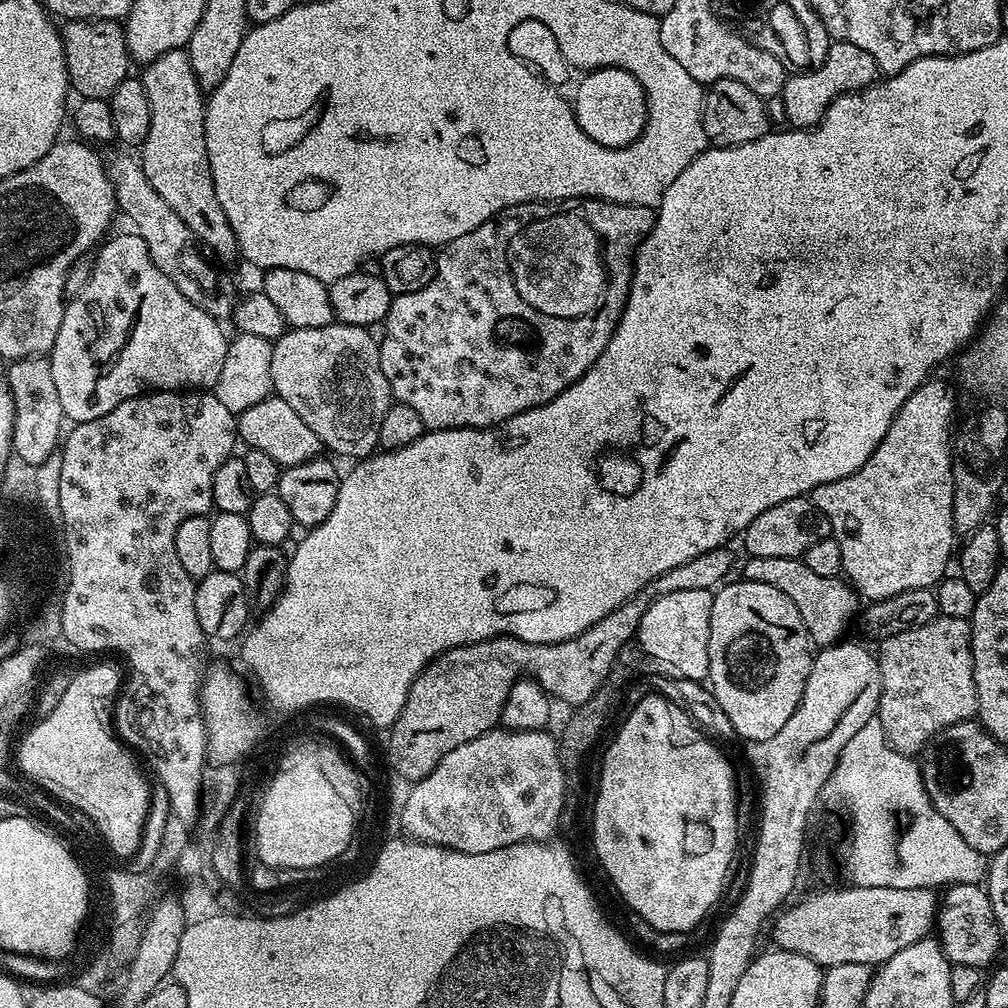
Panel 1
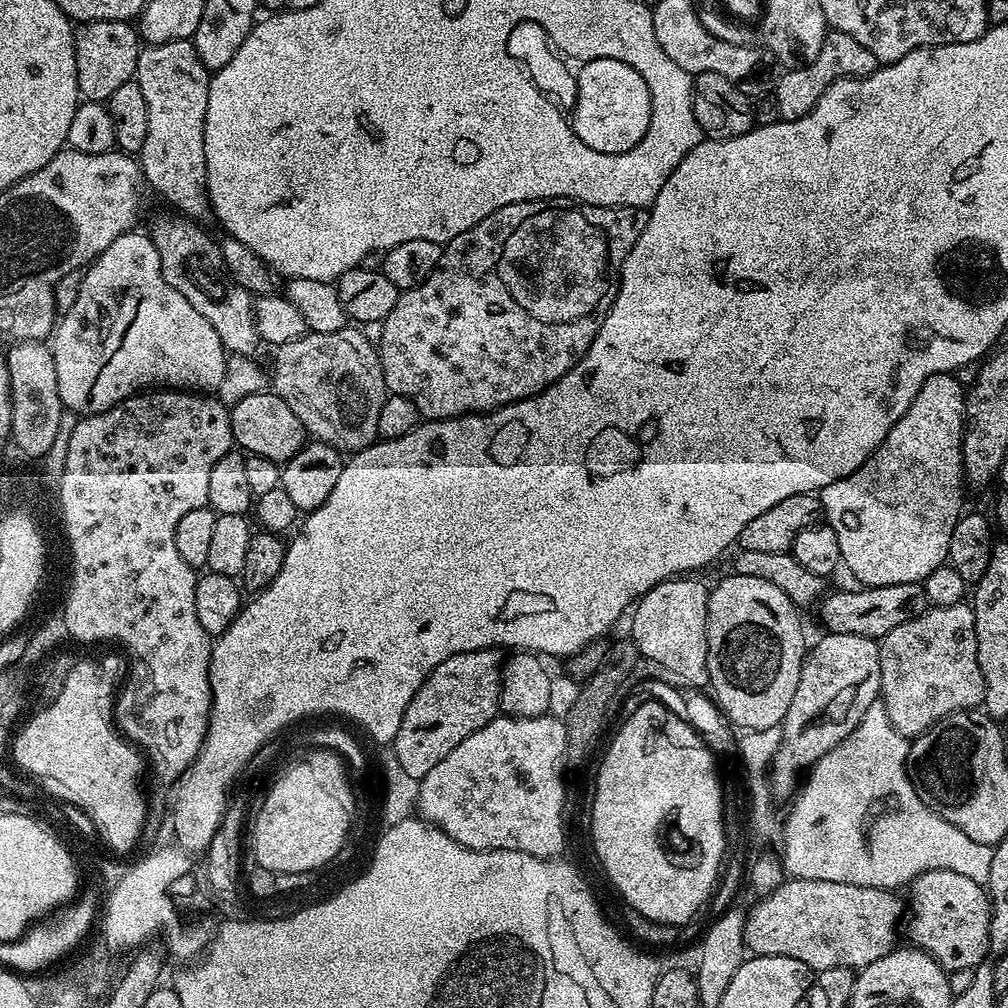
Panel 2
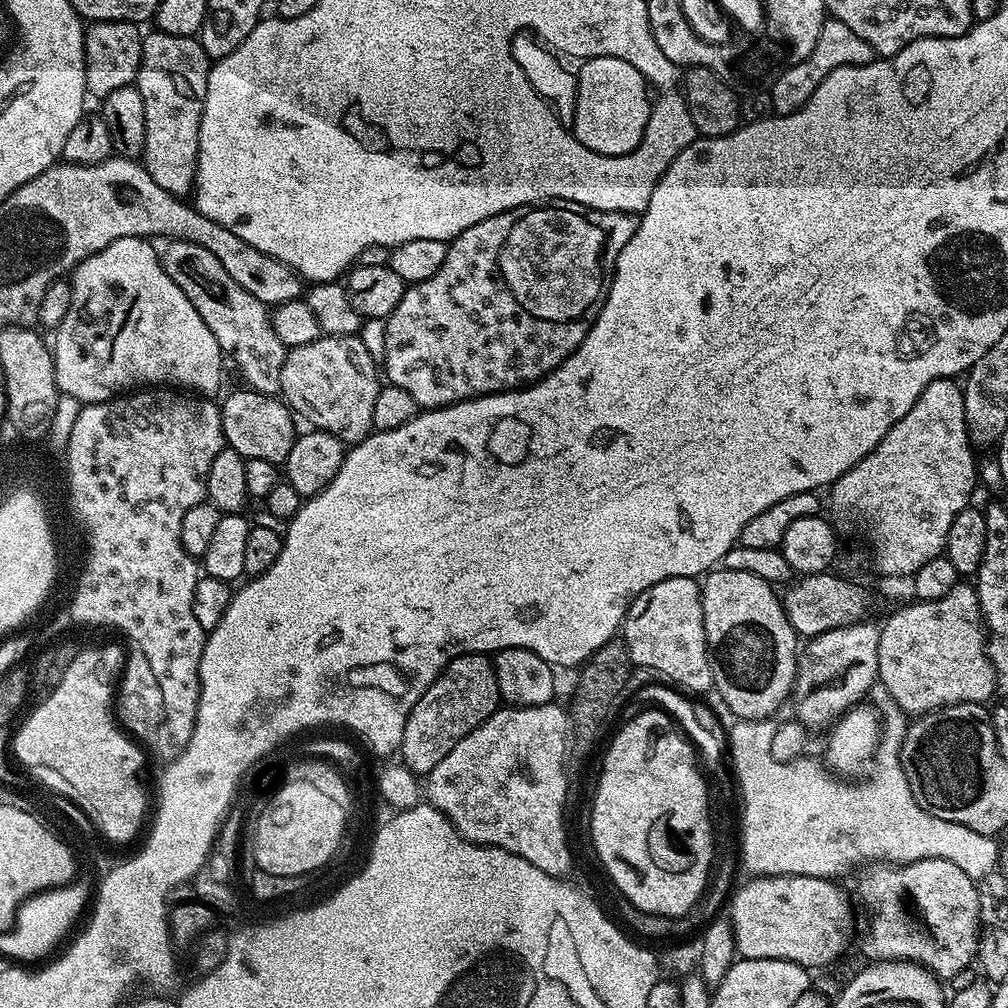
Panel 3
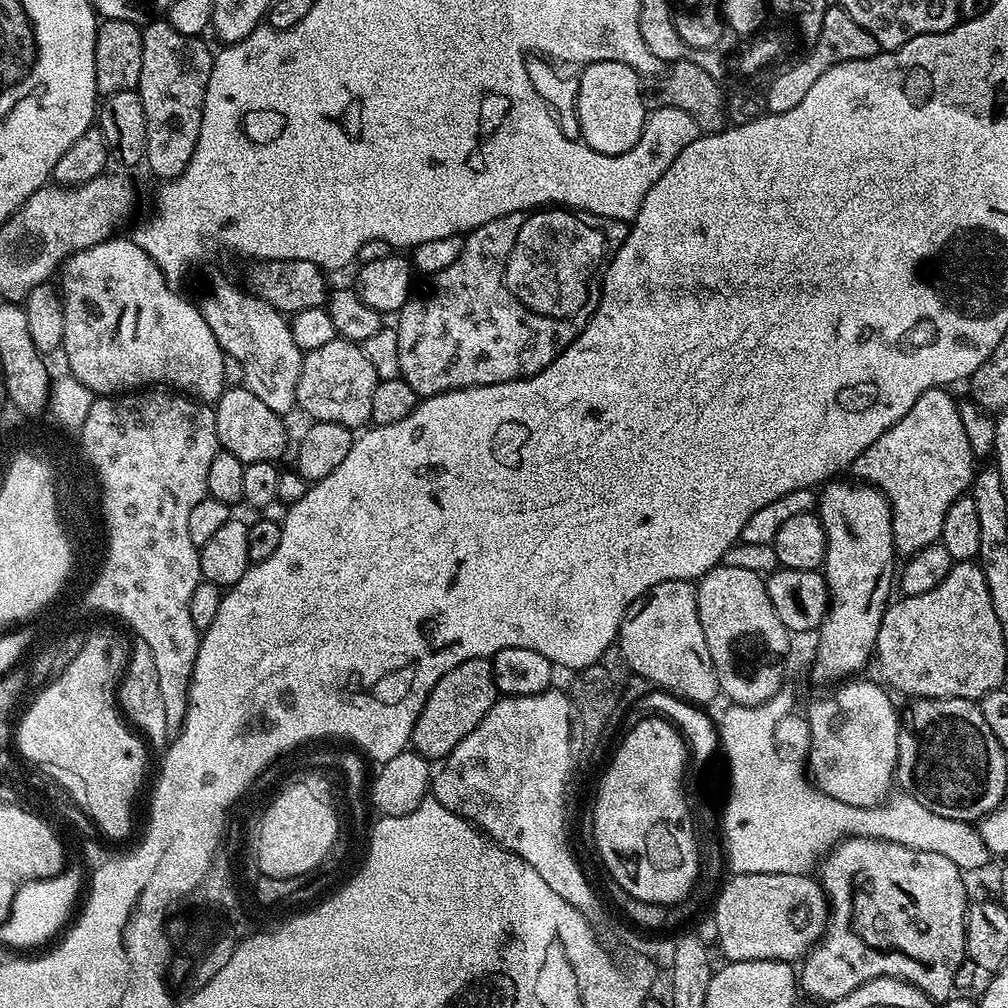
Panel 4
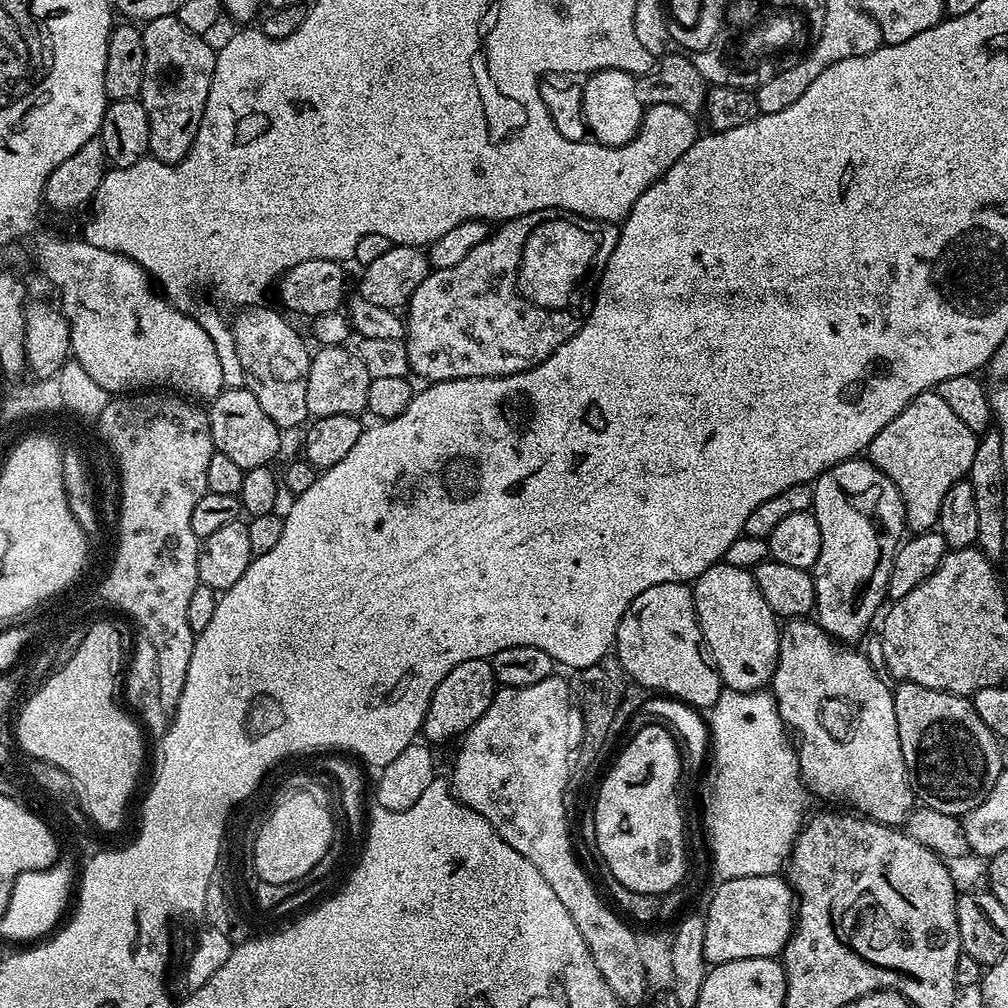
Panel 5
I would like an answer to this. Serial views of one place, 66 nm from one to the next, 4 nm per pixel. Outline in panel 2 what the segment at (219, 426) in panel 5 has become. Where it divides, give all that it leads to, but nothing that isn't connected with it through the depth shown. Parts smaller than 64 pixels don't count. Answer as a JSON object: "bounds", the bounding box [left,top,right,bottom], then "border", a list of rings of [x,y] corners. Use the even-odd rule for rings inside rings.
{"bounds":[228,391,306,465],"border":[[[275,391],[255,392],[231,405],[228,413],[232,427],[232,439],[239,451],[250,456],[270,458],[278,465],[287,464],[306,443],[306,433],[298,414],[286,406],[286,402]]]}

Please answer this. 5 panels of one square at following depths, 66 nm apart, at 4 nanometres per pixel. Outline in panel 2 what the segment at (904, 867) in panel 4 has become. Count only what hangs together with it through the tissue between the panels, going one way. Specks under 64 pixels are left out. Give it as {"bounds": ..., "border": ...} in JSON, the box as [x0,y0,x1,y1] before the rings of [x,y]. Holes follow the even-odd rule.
{"bounds":[906,870,992,972],"border":[[[930,870],[912,881],[910,891],[912,908],[910,904],[910,915],[906,920],[908,936],[912,939],[909,941],[922,951],[929,952],[945,972],[975,969],[989,955],[992,905],[985,885],[963,874],[954,874],[954,870]]]}

